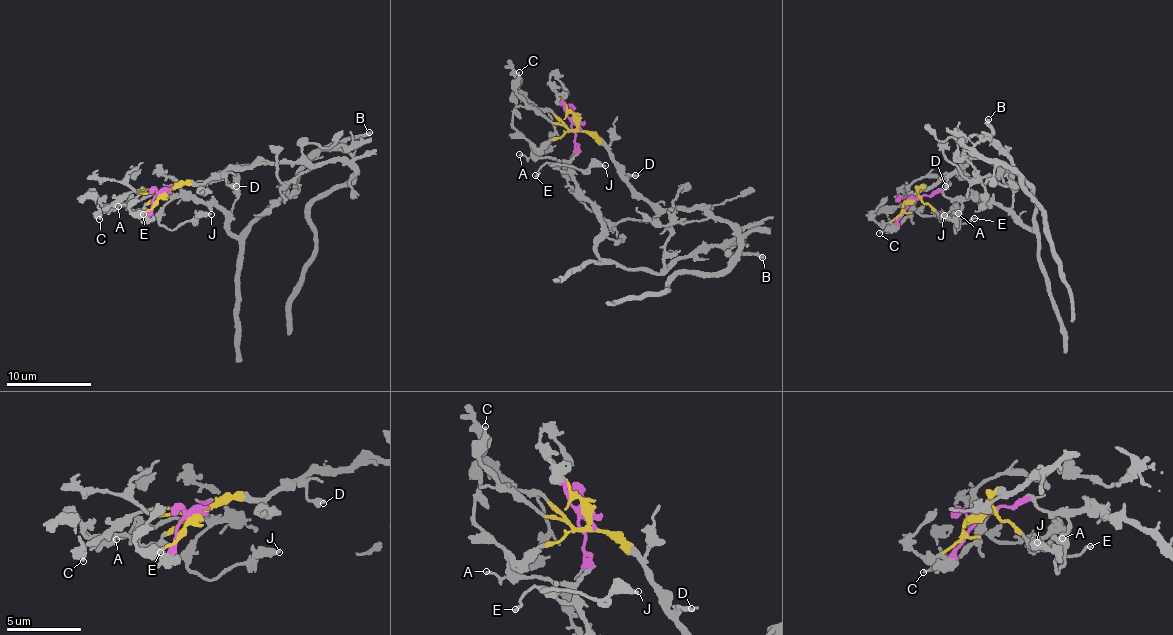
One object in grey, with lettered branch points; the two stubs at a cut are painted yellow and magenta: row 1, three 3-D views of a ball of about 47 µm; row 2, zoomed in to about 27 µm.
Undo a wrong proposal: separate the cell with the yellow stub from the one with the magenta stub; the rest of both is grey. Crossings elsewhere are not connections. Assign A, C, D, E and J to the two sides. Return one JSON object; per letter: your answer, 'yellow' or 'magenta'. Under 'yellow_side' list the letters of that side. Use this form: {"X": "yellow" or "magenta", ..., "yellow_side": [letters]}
{"A": "magenta", "C": "yellow", "D": "yellow", "E": "magenta", "J": "magenta", "yellow_side": ["C", "D"]}

